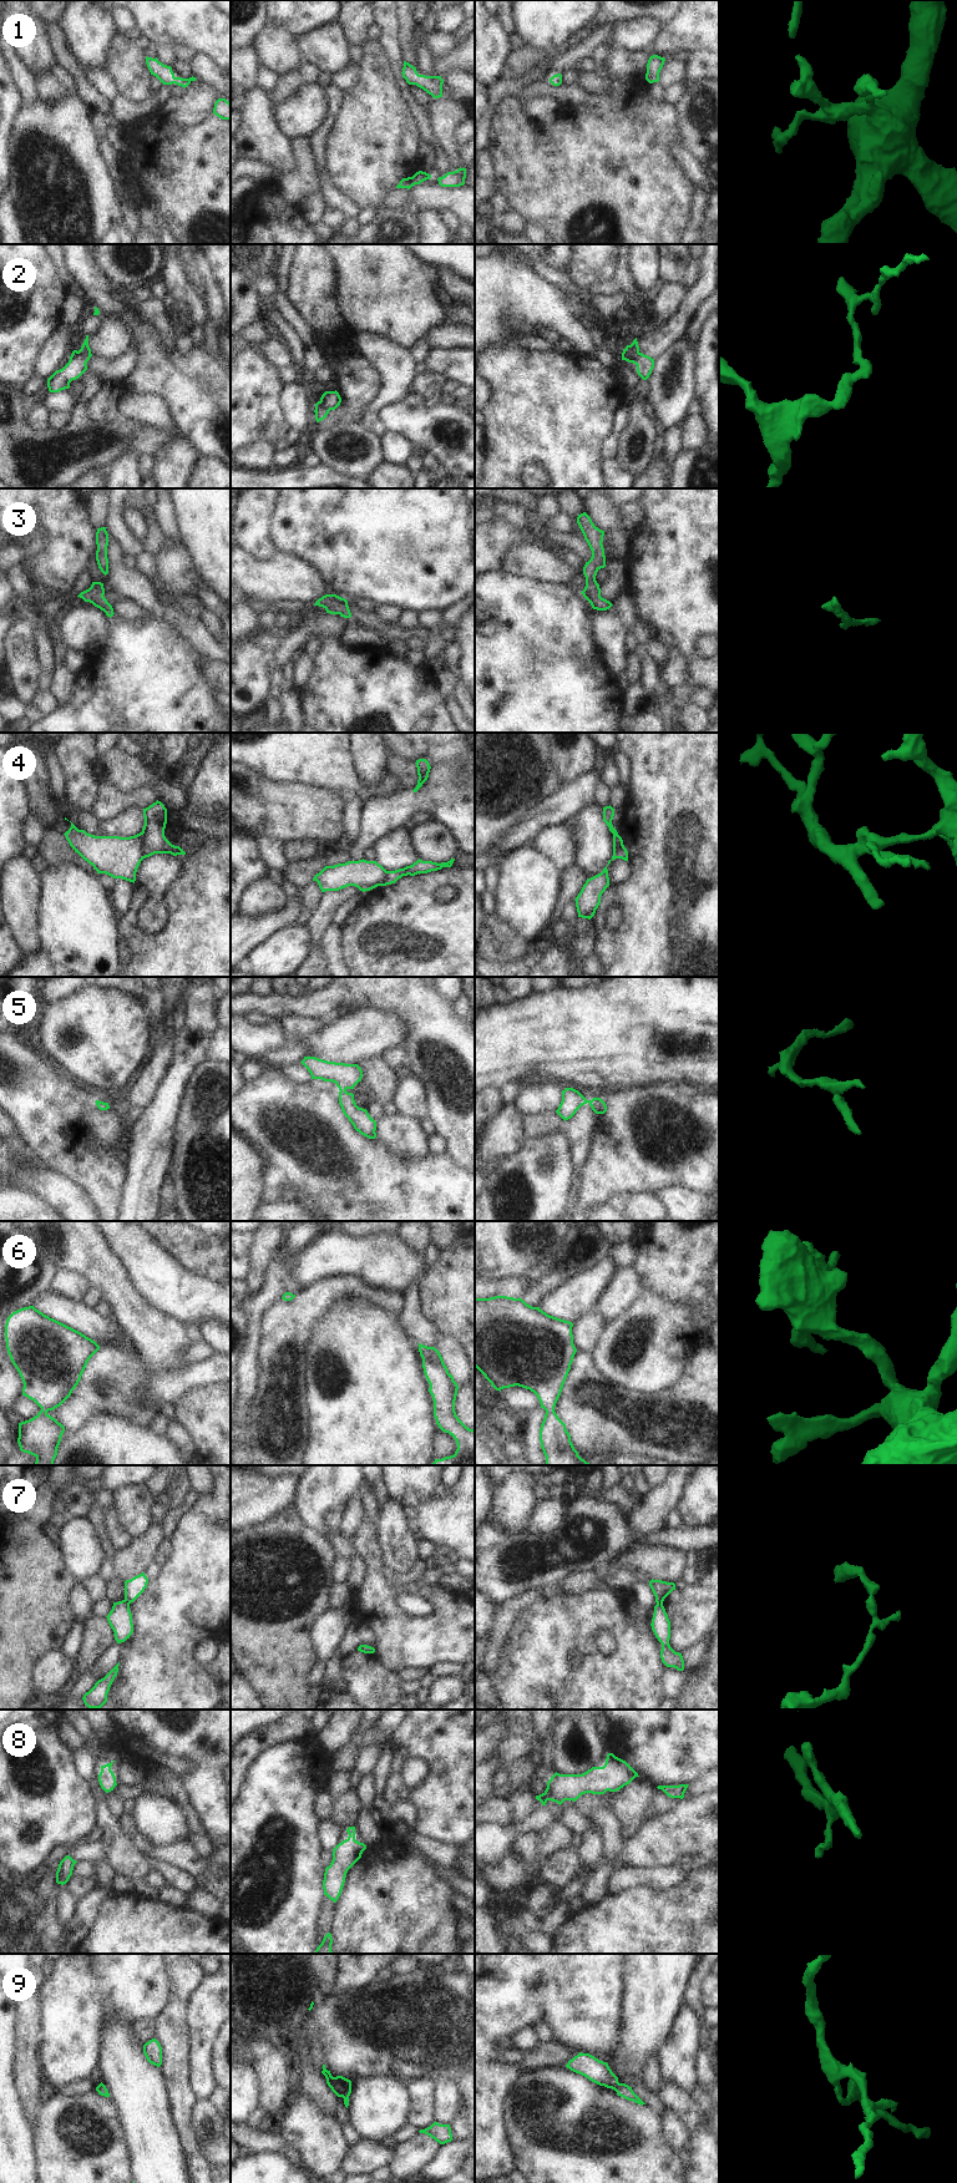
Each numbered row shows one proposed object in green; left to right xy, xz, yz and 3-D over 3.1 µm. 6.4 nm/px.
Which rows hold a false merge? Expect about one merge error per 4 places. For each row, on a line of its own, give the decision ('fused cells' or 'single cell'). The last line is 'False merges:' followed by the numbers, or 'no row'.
1: single cell
2: fused cells
3: single cell
4: fused cells
5: single cell
6: single cell
7: fused cells
8: single cell
9: fused cells
False merges: 2, 4, 7, 9

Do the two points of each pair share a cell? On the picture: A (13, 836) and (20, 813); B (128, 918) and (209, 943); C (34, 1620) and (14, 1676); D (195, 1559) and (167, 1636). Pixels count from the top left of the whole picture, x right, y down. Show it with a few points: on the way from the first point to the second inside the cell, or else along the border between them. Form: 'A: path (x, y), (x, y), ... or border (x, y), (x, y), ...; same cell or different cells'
A: path (13, 830), (14, 819); same cell
B: path (143, 941), (146, 943), (187, 943); same cell
C: path (26, 1634), (14, 1646), (14, 1662); same cell
D: path (195, 1578), (195, 1594), (171, 1617); same cell

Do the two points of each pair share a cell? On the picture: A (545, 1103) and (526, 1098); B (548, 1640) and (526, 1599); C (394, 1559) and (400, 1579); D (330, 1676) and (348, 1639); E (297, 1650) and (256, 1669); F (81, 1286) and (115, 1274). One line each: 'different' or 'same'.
A: same
B: different
C: different
D: same
E: same
F: different

